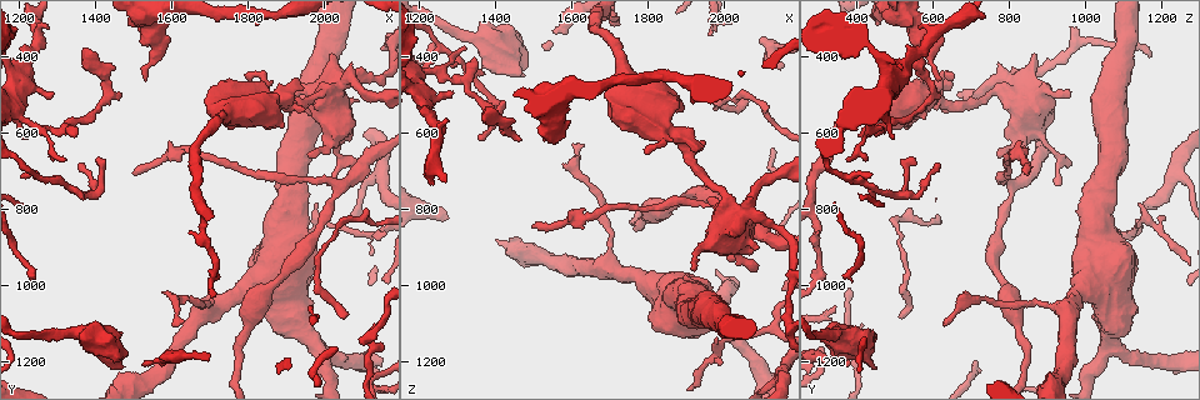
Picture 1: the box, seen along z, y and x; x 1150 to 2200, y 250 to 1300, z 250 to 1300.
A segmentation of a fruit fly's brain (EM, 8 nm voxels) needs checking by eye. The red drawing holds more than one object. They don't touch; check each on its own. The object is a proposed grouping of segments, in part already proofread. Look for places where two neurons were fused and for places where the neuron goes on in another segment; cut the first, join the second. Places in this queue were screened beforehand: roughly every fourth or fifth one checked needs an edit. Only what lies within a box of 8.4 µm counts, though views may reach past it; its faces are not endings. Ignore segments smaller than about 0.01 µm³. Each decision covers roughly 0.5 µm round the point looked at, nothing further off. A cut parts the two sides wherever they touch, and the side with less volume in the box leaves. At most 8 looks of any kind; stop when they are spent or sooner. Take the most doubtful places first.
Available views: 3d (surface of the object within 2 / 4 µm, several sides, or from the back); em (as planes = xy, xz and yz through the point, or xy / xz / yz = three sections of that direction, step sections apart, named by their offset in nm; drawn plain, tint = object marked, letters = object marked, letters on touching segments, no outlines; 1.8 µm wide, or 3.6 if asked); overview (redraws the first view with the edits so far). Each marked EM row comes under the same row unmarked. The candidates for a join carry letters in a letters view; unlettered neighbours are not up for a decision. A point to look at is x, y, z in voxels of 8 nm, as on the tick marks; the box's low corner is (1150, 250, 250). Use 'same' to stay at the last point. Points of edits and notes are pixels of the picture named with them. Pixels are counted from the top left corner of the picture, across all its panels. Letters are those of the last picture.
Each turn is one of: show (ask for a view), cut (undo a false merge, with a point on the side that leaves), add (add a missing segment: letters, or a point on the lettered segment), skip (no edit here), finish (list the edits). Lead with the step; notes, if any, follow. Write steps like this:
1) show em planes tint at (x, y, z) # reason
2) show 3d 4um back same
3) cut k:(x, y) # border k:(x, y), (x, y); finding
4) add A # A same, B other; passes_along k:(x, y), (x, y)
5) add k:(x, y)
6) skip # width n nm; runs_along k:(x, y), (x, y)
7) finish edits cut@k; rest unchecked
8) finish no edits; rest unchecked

show 3d 2um at (1325, 595, 460) # a fork

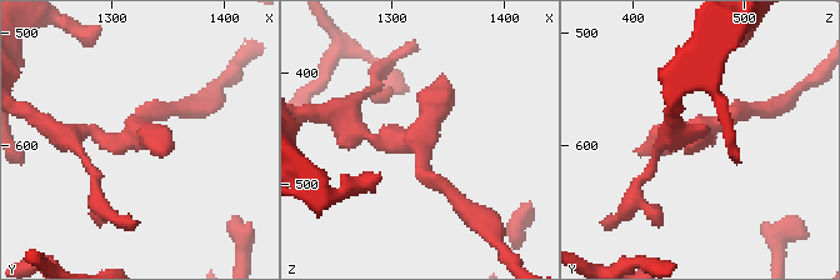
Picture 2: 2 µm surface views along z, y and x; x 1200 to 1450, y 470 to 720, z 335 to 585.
show em planes tint at (1322, 588, 464)

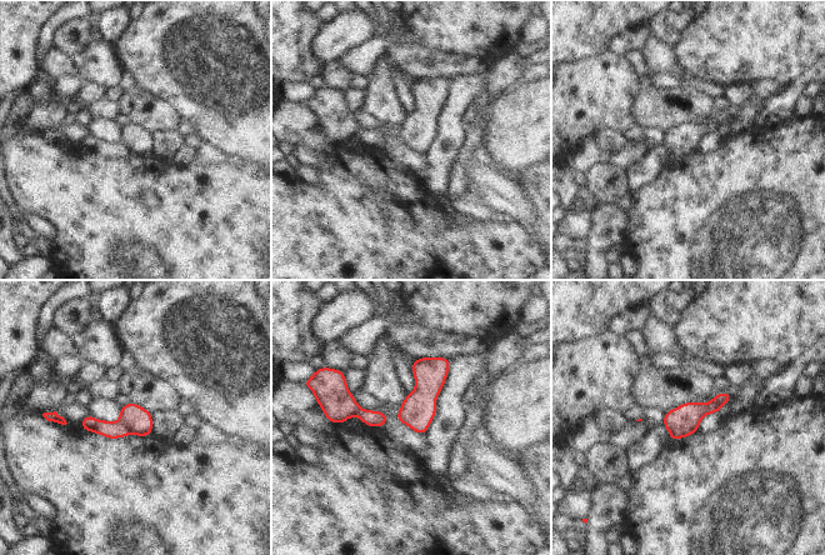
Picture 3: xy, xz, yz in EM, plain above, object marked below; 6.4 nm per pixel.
show em planes letters same # what lies round it

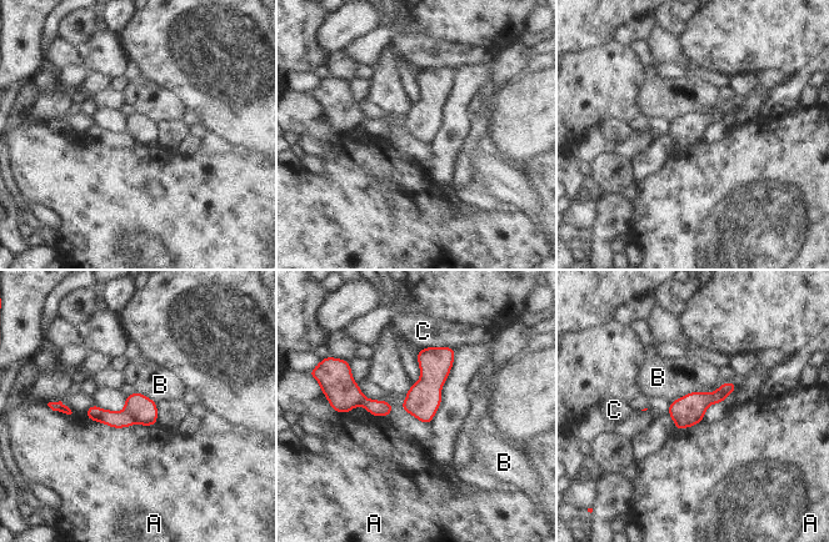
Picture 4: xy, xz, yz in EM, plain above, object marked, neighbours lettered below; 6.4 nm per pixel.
cut 4:(144, 411) # A other, B other, C other; border 4:(125, 410), (134, 422); two neurons meet here

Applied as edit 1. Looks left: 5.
show em 3.6um xy step 4 tint at (2035, 485, 840) # sudden change in width

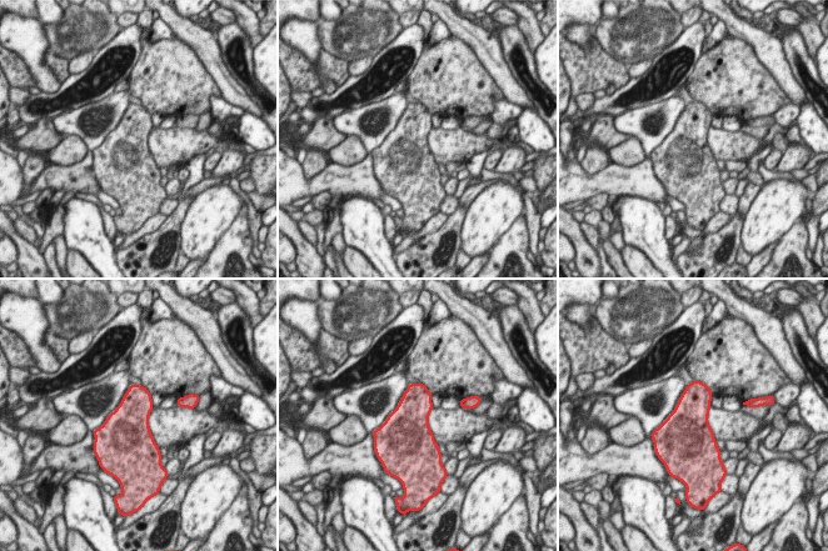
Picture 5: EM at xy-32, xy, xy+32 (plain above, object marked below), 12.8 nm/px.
show em 3.6um planes tint same # cut it another way

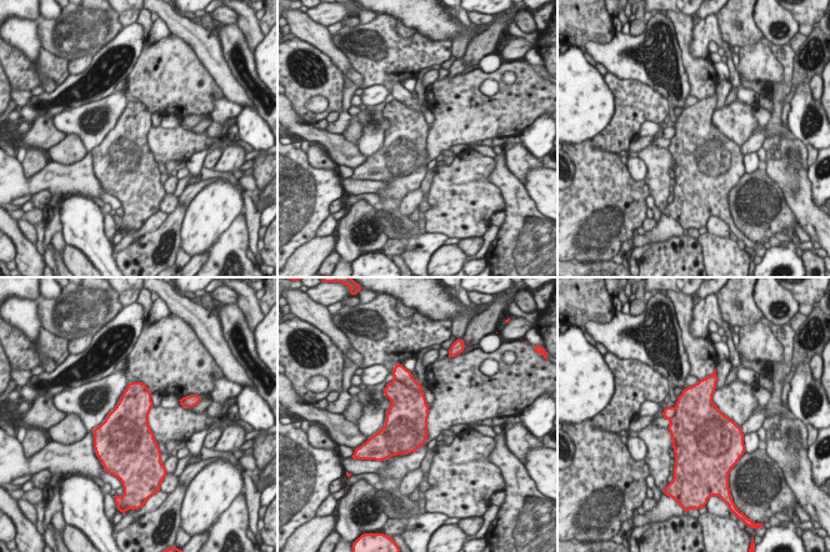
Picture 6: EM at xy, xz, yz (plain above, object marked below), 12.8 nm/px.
show em 3.6um planes letters same

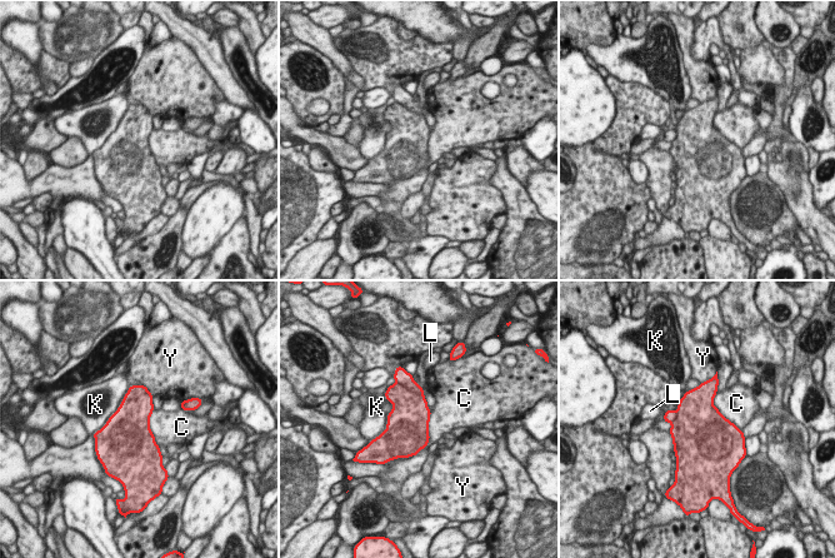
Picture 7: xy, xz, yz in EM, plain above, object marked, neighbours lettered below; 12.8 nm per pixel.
cut 7:(401, 377) # longest_contact C 750 nm; C other, K other, L other, Y other; border 7:(398, 383), (424, 397); a second neuron is stuck on

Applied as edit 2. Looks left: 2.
show em planes tint at (1705, 1060, 960) # thin neck

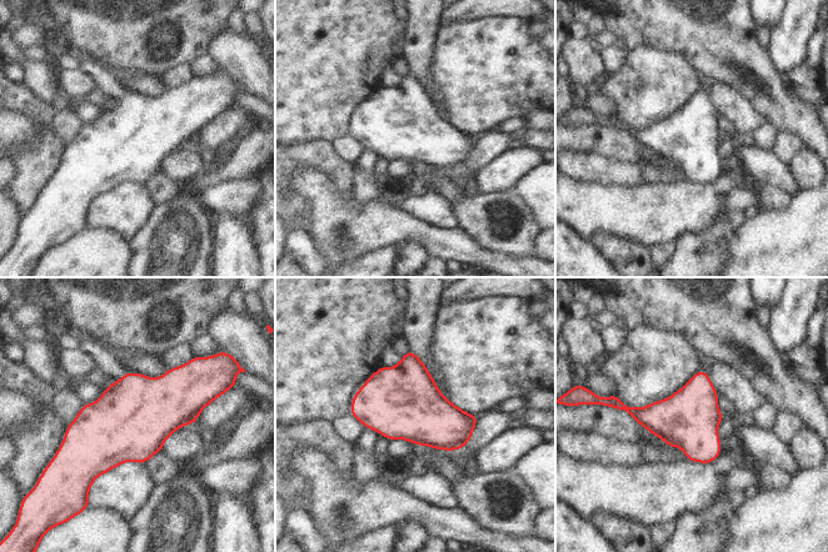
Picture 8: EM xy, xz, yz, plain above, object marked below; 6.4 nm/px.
show em planes letters same

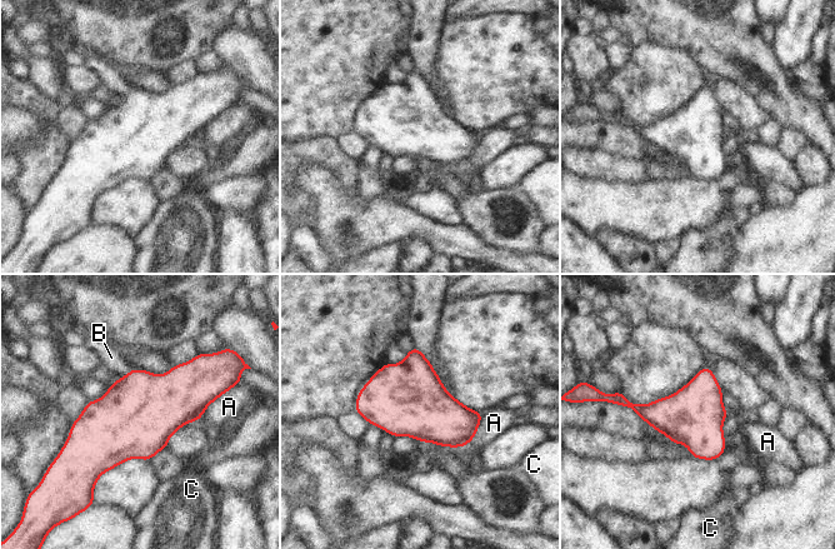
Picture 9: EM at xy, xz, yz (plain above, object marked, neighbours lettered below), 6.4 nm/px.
add B # A other, B same, C other; passes_along 9:(140, 410), (126, 374), (111, 358); it goes on there

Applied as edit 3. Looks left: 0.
finish edits cut@4, cut@7, add@9; rest unchecked

